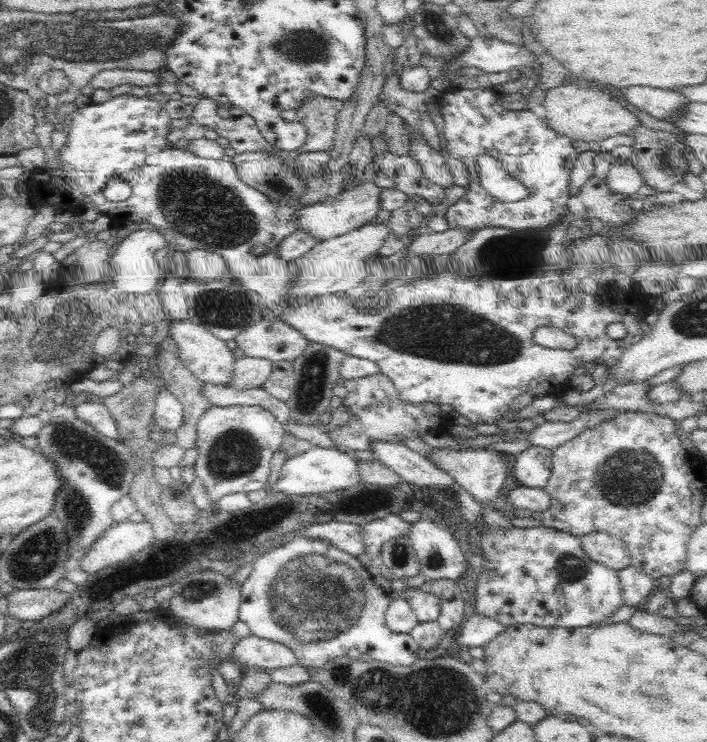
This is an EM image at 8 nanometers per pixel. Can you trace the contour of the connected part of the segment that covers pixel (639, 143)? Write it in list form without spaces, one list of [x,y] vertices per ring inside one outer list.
[[[643,124],[635,126],[630,134],[633,135],[633,156],[628,160],[641,174],[644,184],[650,186],[654,192],[667,193],[672,191],[672,186],[684,180],[684,174],[690,172],[686,153],[688,146],[684,143],[684,134],[675,134],[667,131],[654,131]]]

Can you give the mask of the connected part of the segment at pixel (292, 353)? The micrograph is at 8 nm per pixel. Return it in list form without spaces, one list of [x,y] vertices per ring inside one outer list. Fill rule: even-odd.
[[[270,317],[252,323],[244,332],[236,334],[233,340],[243,356],[290,362],[299,358],[308,348],[309,340],[287,322]]]

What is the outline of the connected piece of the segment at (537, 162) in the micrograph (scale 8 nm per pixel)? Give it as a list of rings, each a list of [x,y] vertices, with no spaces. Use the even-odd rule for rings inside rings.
[[[453,87],[441,92],[437,98],[444,119],[443,133],[447,144],[445,150],[452,158],[458,158],[466,165],[470,178],[469,186],[466,187],[467,192],[455,204],[448,206],[443,214],[450,229],[470,229],[472,234],[486,227],[512,230],[547,229],[566,214],[566,201],[571,196],[568,190],[569,174],[580,152],[576,151],[568,137],[552,129],[544,117],[538,117],[534,112],[526,109],[521,111],[505,109],[496,96],[496,90],[489,87],[476,89]],[[486,154],[500,160],[508,174],[528,188],[530,196],[518,202],[501,203],[489,195],[480,184],[478,163],[476,163],[478,156]]]

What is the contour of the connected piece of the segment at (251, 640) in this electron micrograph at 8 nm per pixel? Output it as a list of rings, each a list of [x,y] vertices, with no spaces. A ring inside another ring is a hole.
[[[250,635],[236,642],[232,650],[232,659],[236,664],[244,664],[250,668],[259,666],[268,670],[286,668],[299,664],[294,651],[288,646]]]

